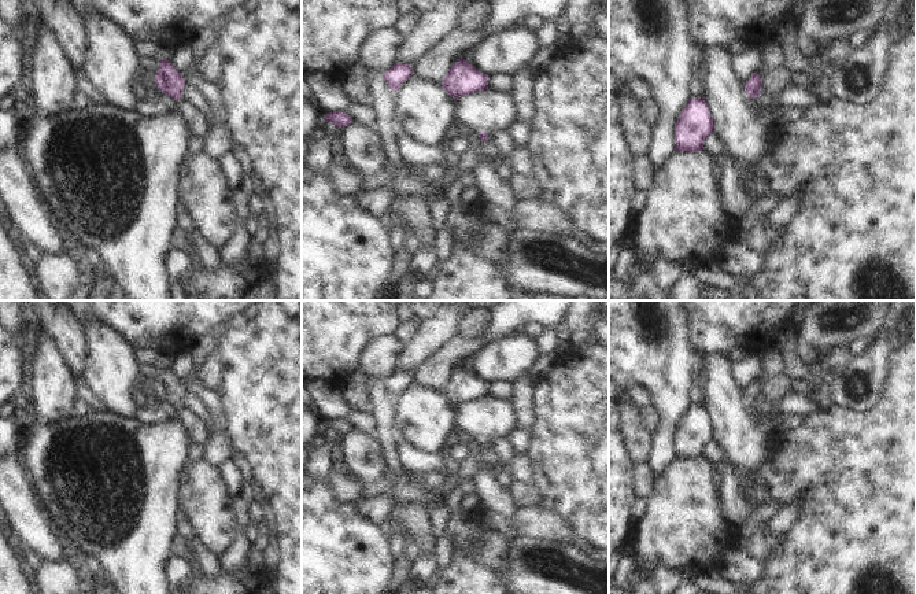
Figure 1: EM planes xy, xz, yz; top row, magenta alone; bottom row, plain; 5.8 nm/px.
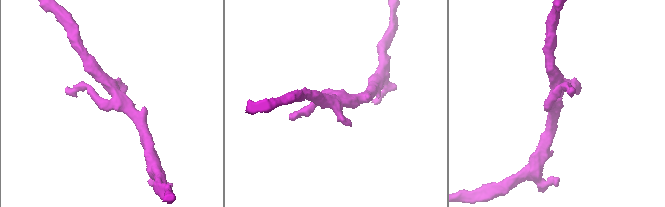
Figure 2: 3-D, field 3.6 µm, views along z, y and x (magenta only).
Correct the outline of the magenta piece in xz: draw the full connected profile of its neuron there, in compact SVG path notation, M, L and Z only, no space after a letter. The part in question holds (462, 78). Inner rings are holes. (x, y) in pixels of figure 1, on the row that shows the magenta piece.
M461 58L450 67L440 85L453 96L453 99L457 99L488 89L488 75Z

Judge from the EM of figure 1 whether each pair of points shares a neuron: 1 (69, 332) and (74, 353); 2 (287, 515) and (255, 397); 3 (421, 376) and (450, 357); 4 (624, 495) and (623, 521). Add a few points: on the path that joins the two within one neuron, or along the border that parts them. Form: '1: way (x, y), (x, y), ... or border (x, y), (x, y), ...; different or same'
1: way (69, 338), (71, 347); same
2: way (287, 486), (287, 428), (284, 425); same
3: way (428, 373), (432, 373), (443, 362); same
4: way (623, 502), (623, 515); same

